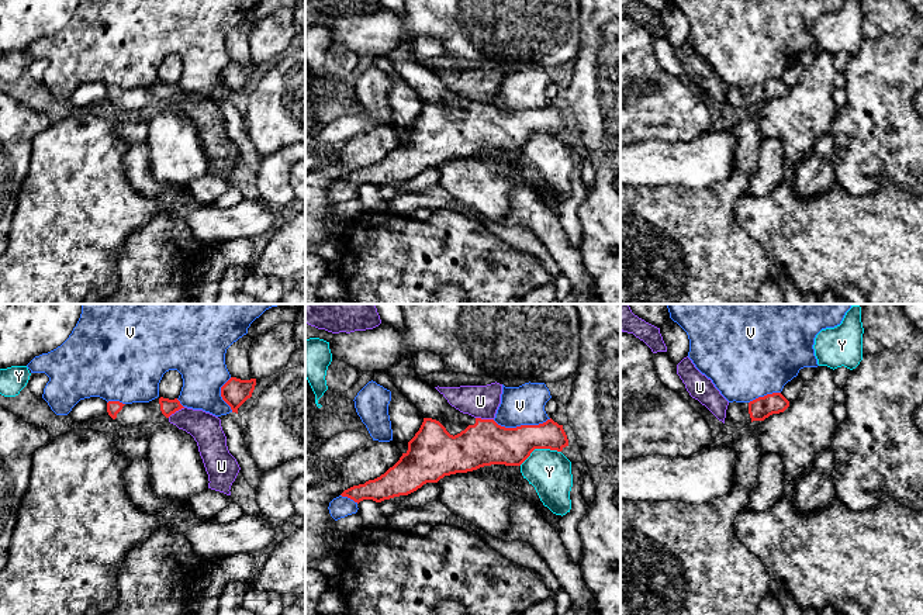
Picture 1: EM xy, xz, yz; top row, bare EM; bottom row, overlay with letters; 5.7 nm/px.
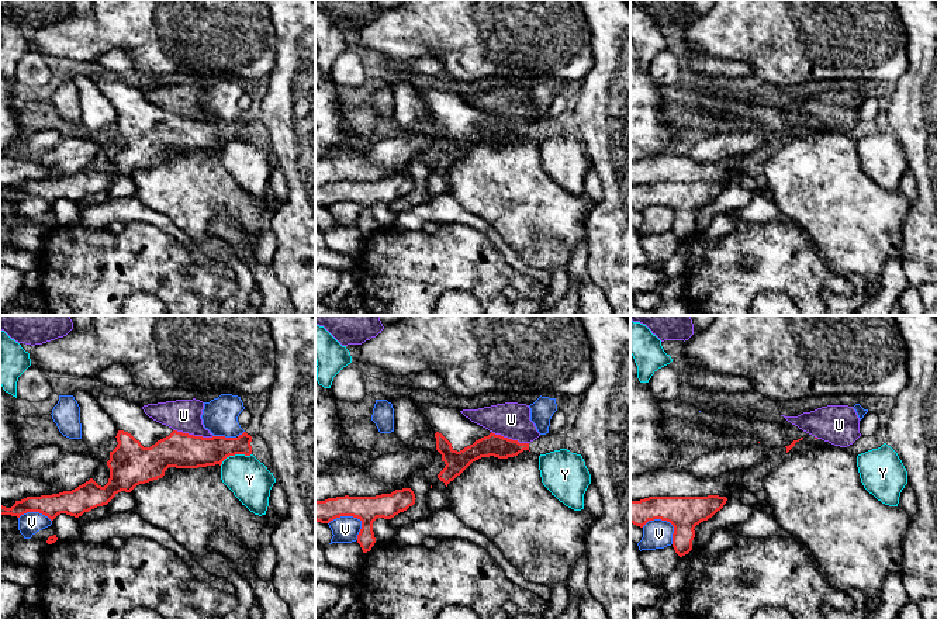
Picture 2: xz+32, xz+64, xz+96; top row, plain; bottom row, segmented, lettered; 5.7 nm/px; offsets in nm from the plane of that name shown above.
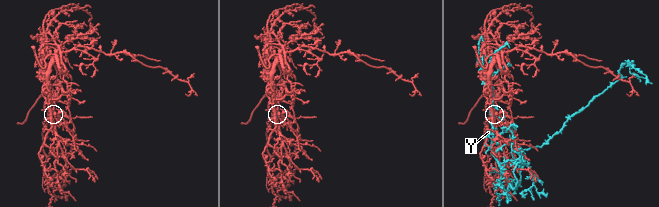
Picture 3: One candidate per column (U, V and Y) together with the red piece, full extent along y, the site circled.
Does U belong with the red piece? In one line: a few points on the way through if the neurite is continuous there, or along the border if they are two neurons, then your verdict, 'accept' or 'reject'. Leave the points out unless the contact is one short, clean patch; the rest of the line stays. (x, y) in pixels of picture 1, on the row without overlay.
border along xz (476, 102), (493, 104); reject

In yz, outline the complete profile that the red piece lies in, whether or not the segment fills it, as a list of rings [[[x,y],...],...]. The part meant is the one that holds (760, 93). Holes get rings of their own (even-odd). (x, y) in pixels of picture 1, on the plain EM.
[[[781,77],[767,79],[750,87],[729,87],[725,108],[732,113],[747,113],[753,106],[764,106],[772,99],[784,97],[789,86]]]

